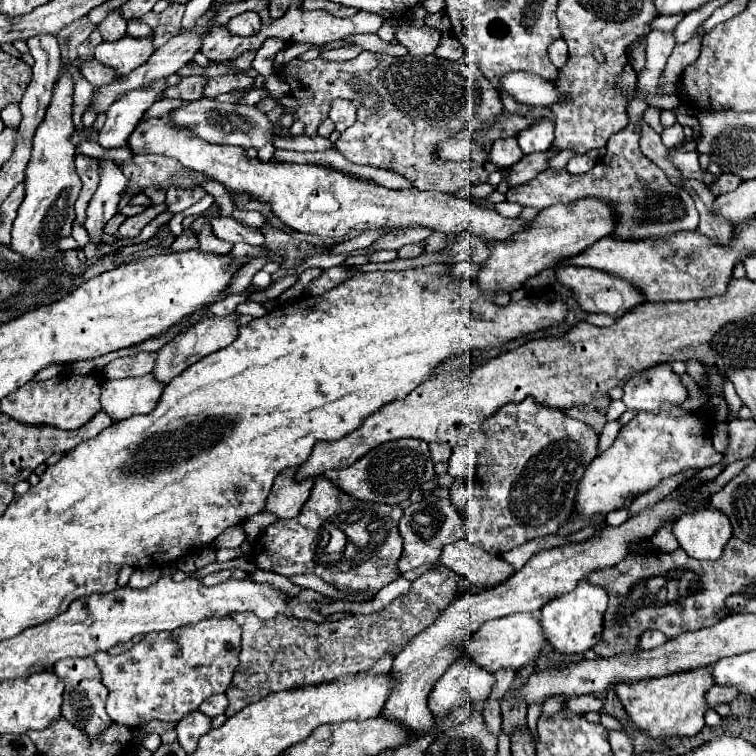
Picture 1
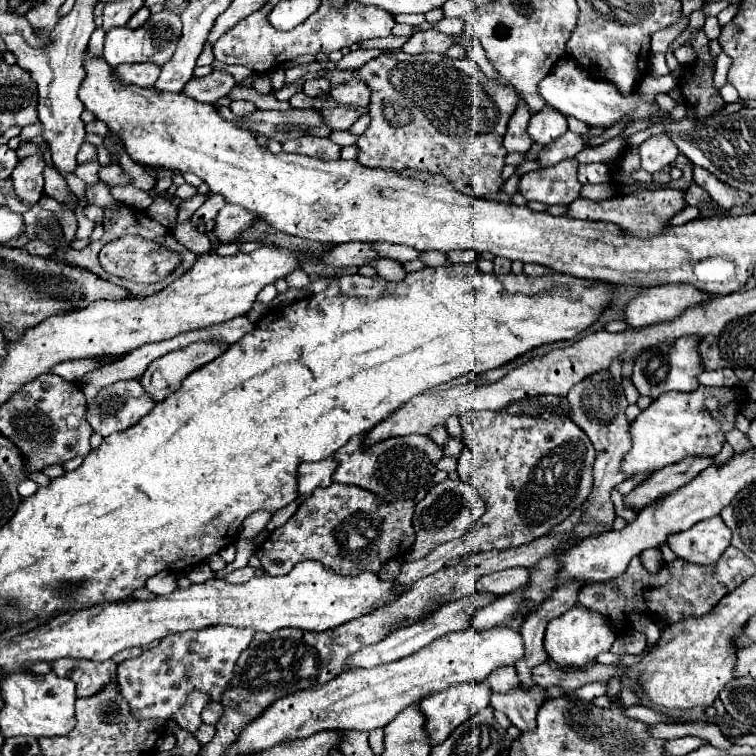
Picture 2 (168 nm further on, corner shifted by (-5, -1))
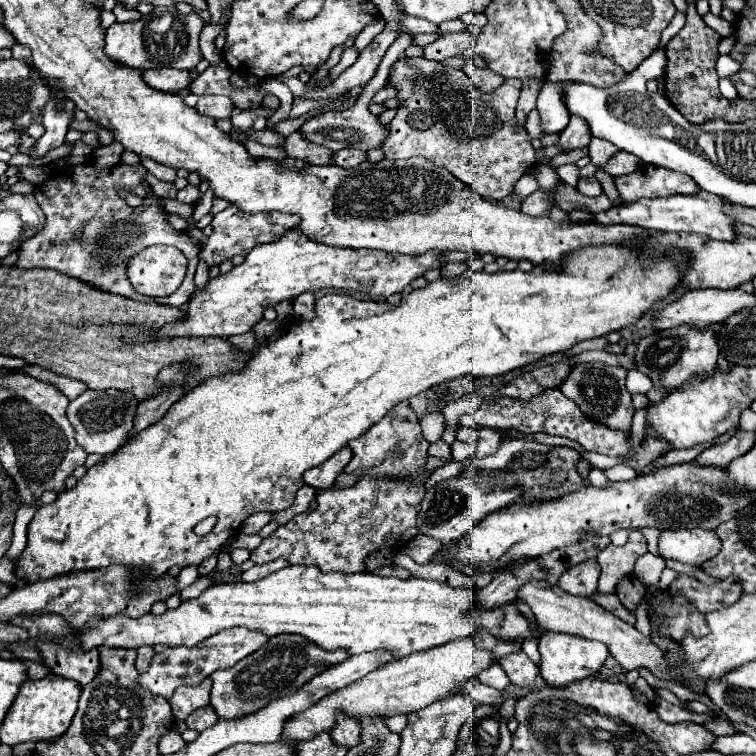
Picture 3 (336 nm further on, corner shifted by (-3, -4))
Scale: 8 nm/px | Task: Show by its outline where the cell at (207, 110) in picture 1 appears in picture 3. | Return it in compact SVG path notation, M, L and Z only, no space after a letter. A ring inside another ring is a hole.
M402 32L400 36L394 41L392 46L388 48L382 62L380 63L377 74L363 89L360 100L356 102L356 106L352 106L350 110L344 110L344 112L326 112L326 114L320 114L320 116L314 116L310 120L306 120L300 128L300 134L304 138L308 138L310 142L314 144L320 144L320 146L326 146L330 150L344 150L344 148L358 148L358 150L374 150L374 148L382 148L384 140L386 140L386 132L388 132L388 126L380 124L378 116L374 116L370 110L368 110L368 104L372 100L372 97L387 84L389 72L391 66L404 55L404 51L407 47L412 45L412 36L408 33Z

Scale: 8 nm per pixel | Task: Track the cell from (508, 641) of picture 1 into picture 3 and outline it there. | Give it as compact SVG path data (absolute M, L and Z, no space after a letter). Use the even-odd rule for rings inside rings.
M472 638L452 640L438 648L432 648L426 652L414 652L406 658L392 660L380 666L378 670L370 672L362 680L324 696L318 704L314 704L306 712L288 720L282 732L282 740L310 740L320 732L330 732L330 728L336 724L338 714L348 714L354 718L360 718L364 714L378 714L384 718L402 714L402 712L410 714L414 710L420 710L436 700L442 700L458 692L464 680L476 676L478 672L488 668L492 662L494 660L488 658L488 652L478 648Z

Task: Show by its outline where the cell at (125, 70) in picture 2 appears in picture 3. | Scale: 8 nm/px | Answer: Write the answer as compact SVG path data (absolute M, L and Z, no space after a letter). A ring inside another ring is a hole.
M160 68L160 70L144 70L144 80L162 92L180 92L188 88L190 84L190 72L188 70L176 70L176 68Z

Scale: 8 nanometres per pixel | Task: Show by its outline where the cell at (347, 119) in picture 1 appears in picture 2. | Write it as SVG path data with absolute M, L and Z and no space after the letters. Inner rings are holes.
M350 81L350 83L342 83L336 89L332 89L330 97L338 101L342 107L352 107L358 111L368 105L370 91L362 81Z

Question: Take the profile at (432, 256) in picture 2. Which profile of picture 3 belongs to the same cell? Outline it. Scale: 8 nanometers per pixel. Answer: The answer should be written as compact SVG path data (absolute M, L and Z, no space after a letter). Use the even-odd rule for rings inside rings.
M448 262L444 268L442 268L442 276L448 276L448 278L454 278L454 276L460 276L462 272L468 270L468 264L462 264L462 262Z

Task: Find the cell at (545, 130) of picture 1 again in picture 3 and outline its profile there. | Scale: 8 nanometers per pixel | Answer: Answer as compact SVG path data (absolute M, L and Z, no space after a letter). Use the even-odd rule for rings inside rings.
M544 82L536 108L540 112L542 128L546 134L562 132L566 128L570 112L566 112L566 104L562 104L562 84Z

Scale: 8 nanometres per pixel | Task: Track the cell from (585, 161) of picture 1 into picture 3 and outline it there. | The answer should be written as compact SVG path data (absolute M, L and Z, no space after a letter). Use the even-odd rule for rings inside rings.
M596 176L590 178L580 178L578 180L578 192L584 196L600 196L602 194L602 186L596 180Z

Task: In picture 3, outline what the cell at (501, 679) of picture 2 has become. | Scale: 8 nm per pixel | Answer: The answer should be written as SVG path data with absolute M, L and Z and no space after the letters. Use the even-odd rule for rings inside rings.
M492 664L490 668L482 670L482 672L478 674L478 680L480 680L482 684L486 684L486 686L500 688L500 690L504 690L504 688L510 684L510 680L508 680L508 676L504 674L504 670L500 668L500 664Z

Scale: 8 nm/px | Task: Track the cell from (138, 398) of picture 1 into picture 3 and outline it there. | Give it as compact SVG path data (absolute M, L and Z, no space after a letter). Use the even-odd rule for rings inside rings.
M86 390L82 392L76 400L70 402L66 414L68 420L76 432L76 442L88 452L88 454L102 454L110 456L114 454L124 442L128 432L132 430L132 418L136 414L136 398L130 392L120 392L120 390Z

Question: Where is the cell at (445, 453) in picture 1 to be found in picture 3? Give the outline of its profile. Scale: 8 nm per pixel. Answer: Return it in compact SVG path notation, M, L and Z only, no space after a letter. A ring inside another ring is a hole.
M432 412L432 414L426 414L422 420L422 430L424 430L424 438L428 442L436 442L440 440L444 428L446 428L446 422L444 422L444 414L442 412Z

